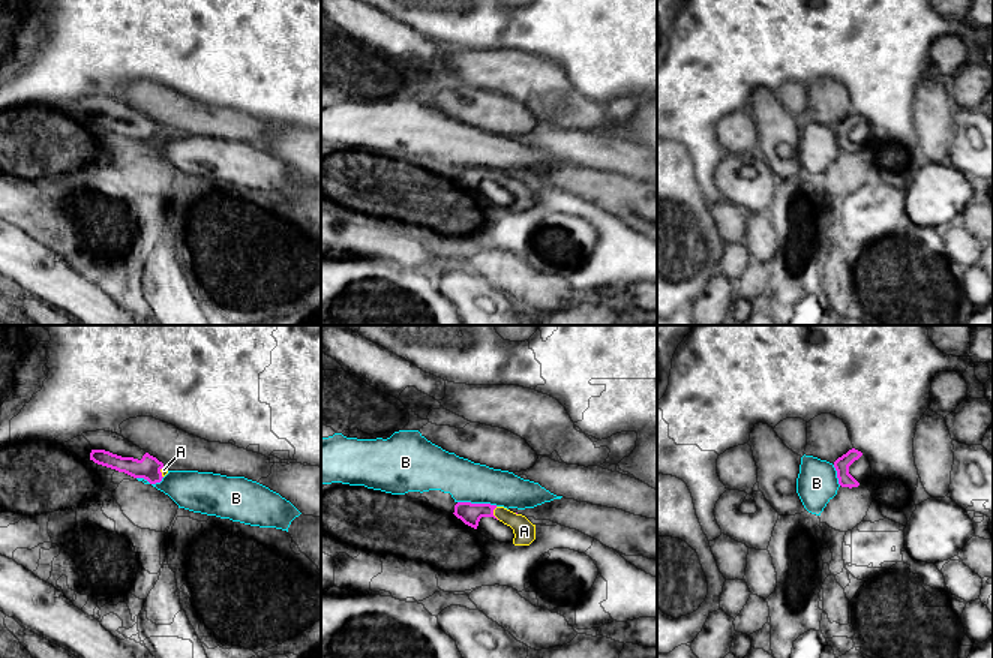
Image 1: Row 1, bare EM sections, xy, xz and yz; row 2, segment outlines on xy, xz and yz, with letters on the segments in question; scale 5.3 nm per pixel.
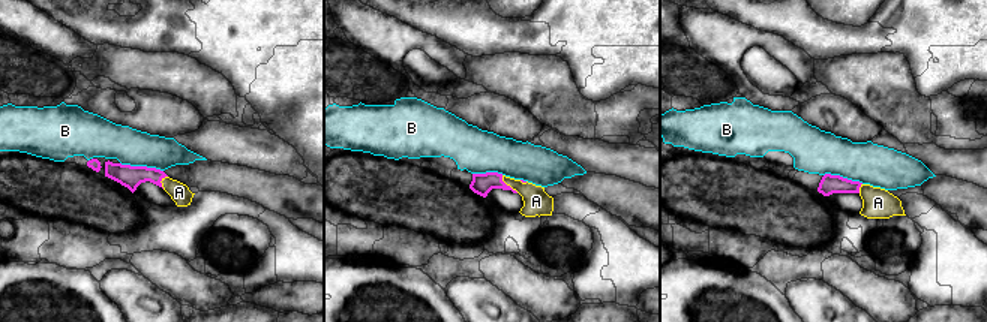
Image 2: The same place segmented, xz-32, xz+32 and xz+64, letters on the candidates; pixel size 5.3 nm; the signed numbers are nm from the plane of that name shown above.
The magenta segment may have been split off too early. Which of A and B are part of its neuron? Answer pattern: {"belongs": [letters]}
{"belongs": ["A"]}

